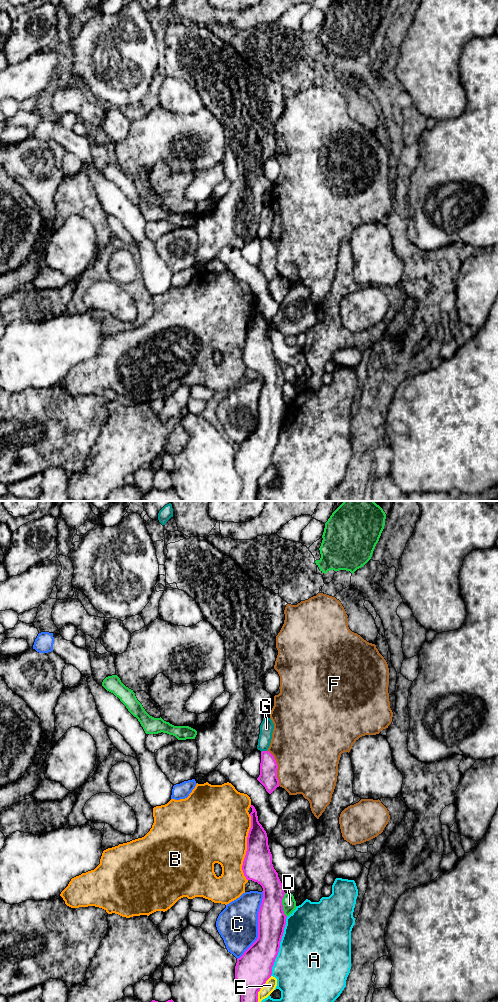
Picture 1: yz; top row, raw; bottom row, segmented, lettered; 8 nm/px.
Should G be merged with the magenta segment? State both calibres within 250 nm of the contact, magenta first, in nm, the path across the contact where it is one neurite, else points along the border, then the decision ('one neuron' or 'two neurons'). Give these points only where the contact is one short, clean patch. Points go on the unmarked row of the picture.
calibres 140 and 110 nm; way yz (268, 266), (268, 249), (263, 239), (266, 216); one neuron

